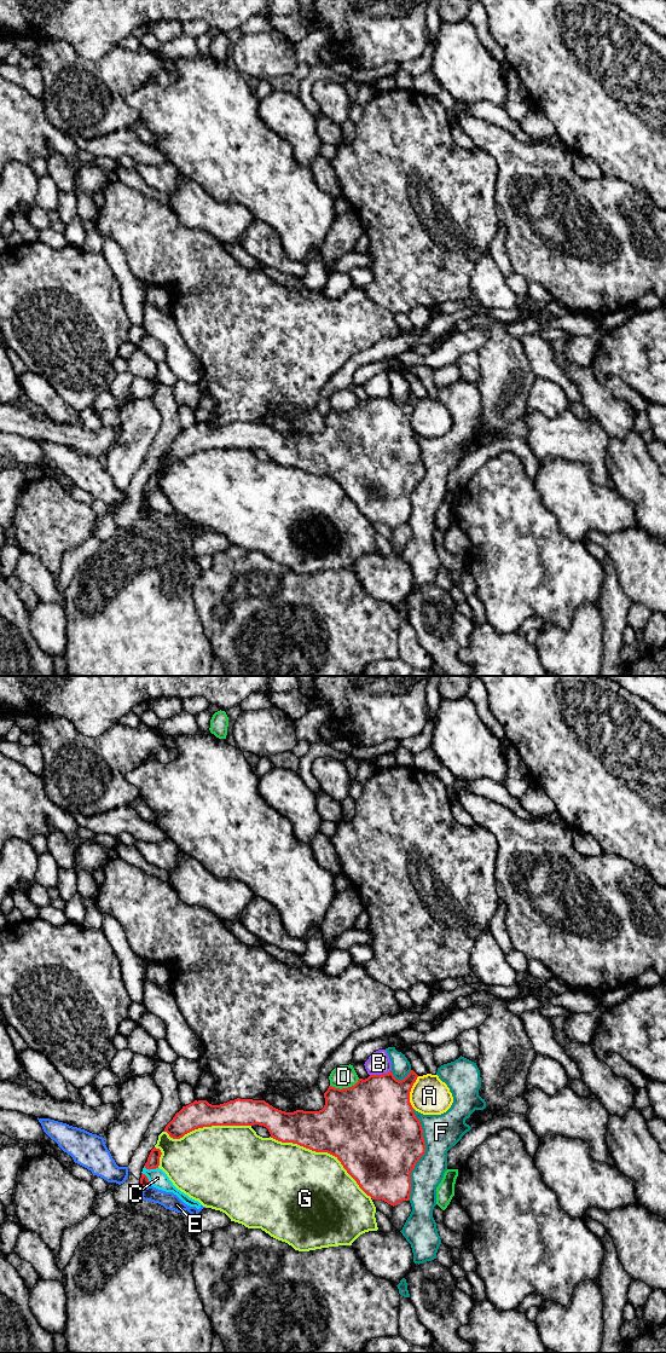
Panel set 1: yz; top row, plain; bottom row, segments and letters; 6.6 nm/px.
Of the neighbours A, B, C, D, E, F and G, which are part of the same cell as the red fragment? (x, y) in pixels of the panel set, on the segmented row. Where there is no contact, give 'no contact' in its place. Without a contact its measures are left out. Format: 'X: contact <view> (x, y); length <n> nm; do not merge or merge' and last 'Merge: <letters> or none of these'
A: contact yz (410, 1091); length 220 nm; do not merge
B: contact yz (380, 1075); length 150 nm; do not merge
C: contact yz (151, 1168); length 100 nm; do not merge
D: contact yz (345, 1088); length 200 nm; do not merge
E: contact yz (144, 1186); length 70 nm; do not merge
F: contact yz (423, 1154); length 600 nm; do not merge
G: contact yz (323, 1151); length 800 nm; do not merge
Merge: none of these

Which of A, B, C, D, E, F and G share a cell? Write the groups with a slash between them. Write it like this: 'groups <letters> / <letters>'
groups A / B / C / D / E / F / G

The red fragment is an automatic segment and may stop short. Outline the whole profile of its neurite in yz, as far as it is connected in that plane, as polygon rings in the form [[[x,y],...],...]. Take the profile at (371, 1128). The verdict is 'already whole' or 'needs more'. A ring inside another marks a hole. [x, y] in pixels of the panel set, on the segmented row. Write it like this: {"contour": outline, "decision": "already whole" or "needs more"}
{"contour": [[[411,1070],[404,1080],[399,1081],[389,1071],[382,1075],[370,1075],[365,1080],[359,1079],[354,1086],[348,1088],[340,1089],[329,1086],[324,1093],[325,1105],[319,1111],[296,1110],[294,1112],[285,1112],[273,1108],[265,1100],[241,1098],[220,1105],[212,1105],[207,1100],[195,1100],[183,1106],[163,1132],[167,1132],[173,1139],[180,1139],[185,1134],[203,1127],[263,1126],[268,1129],[271,1138],[278,1141],[297,1144],[315,1152],[328,1152],[335,1156],[367,1196],[372,1199],[382,1199],[394,1207],[403,1201],[410,1199],[411,1172],[425,1153],[422,1124],[410,1103],[410,1092],[417,1077],[418,1075]]], "decision": "already whole"}

